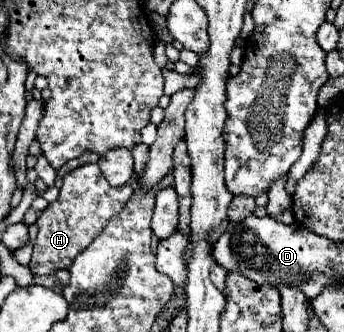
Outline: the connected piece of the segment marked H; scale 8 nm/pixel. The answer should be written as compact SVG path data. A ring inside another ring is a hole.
M87 163L63 177L63 185L57 201L53 201L37 219L39 233L33 245L33 257L29 269L35 275L51 275L57 269L69 269L79 253L83 253L113 219L123 205L133 195L131 185L123 185L119 189L111 187L103 177L97 163Z

